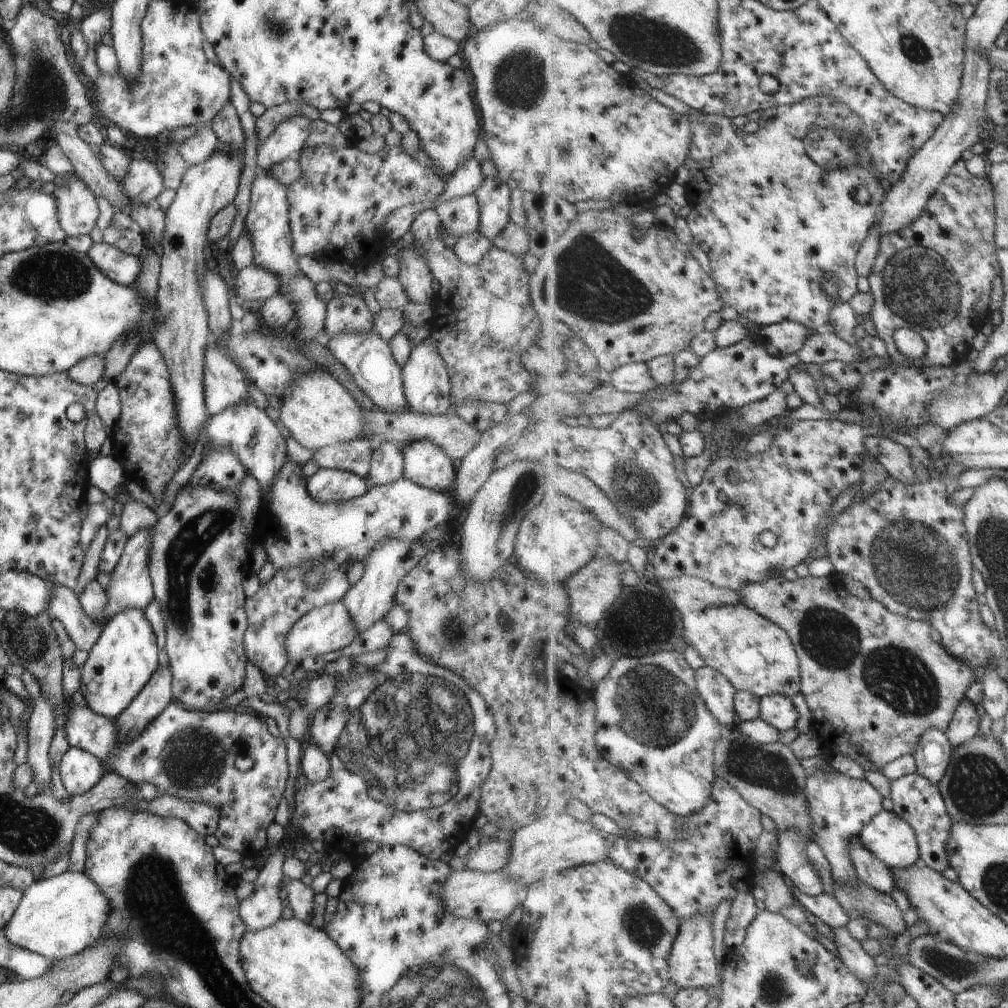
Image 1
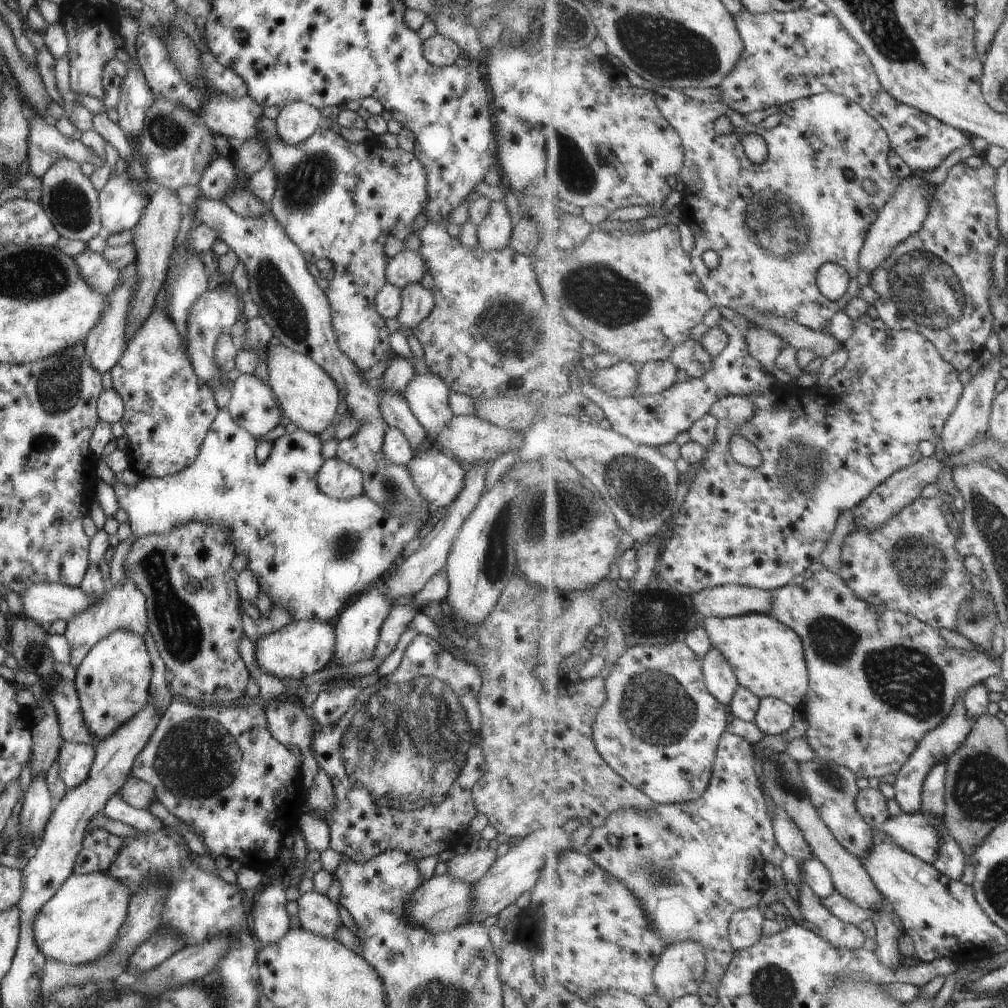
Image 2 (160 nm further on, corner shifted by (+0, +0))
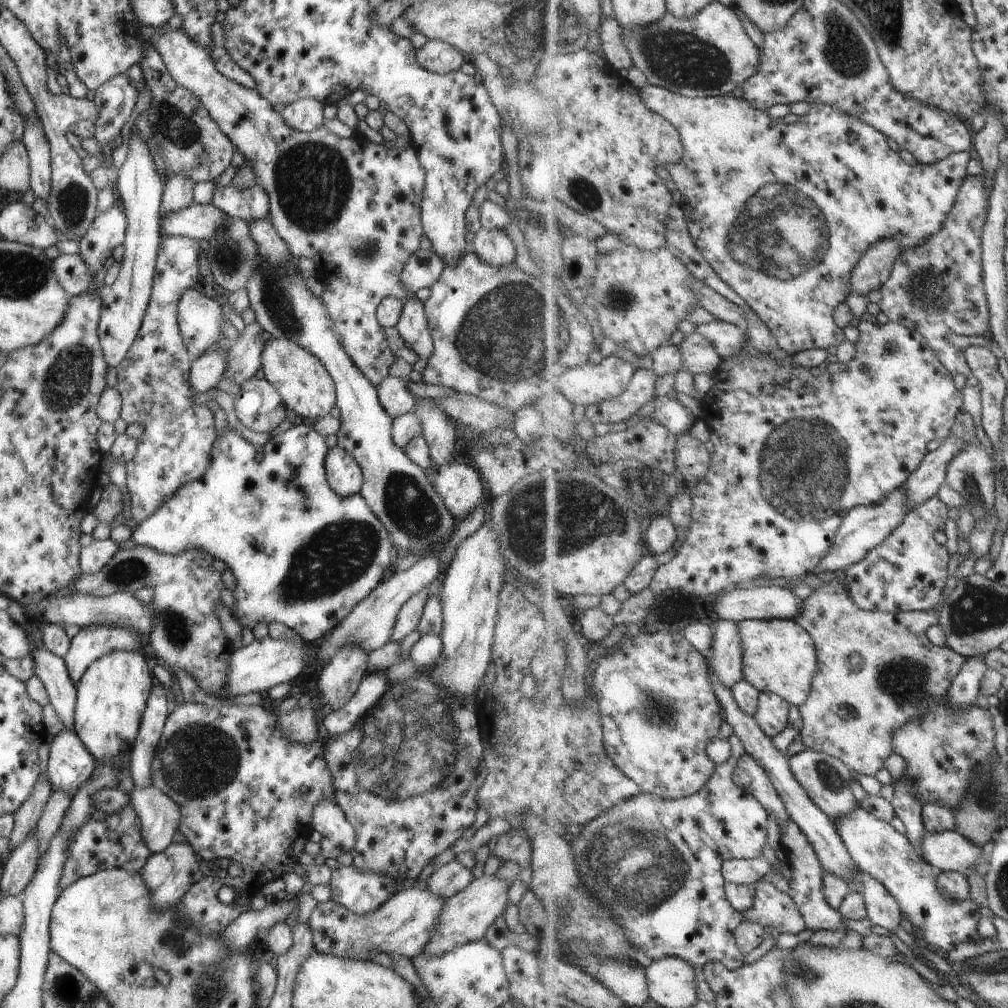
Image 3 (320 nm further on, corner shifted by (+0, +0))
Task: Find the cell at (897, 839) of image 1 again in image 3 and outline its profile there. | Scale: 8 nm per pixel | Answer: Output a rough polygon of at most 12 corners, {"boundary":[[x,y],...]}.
{"boundary":[[957,831],[929,833],[925,860],[937,871],[983,877],[983,848]]}

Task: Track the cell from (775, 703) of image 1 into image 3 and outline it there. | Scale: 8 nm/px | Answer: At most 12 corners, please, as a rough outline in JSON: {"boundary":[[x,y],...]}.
{"boundary":[[760,693],[754,717],[769,738],[789,726],[789,706],[775,693]]}

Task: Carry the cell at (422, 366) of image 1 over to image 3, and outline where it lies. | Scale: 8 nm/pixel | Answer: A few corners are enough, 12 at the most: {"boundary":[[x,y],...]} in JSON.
{"boundary":[[415,399],[433,465],[451,462],[455,423],[431,399]]}

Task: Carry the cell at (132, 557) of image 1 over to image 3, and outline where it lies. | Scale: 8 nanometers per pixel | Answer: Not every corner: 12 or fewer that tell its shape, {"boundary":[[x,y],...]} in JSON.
{"boundary":[[81,627],[62,656],[77,684],[87,667],[111,651],[145,647],[123,627]]}

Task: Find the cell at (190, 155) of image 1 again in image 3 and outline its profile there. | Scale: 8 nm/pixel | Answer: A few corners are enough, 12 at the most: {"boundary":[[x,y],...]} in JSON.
{"boundary":[[214,184],[210,203],[244,221],[268,216],[267,193],[257,184]]}

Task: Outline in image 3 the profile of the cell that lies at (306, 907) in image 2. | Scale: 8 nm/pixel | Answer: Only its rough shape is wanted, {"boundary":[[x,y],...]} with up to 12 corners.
{"boundary":[[408,888],[355,914],[317,903],[313,950],[367,961],[411,959],[445,899]]}

